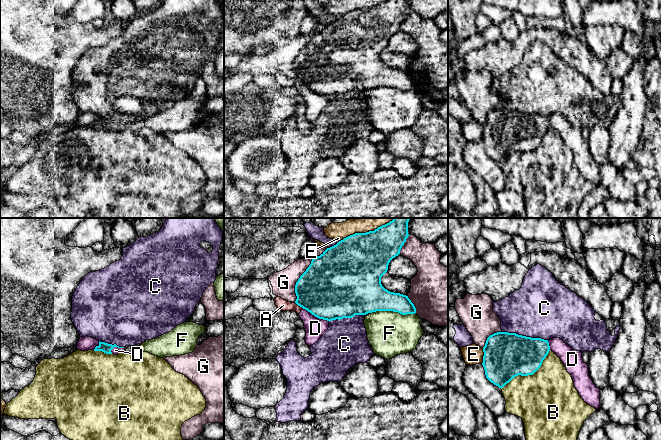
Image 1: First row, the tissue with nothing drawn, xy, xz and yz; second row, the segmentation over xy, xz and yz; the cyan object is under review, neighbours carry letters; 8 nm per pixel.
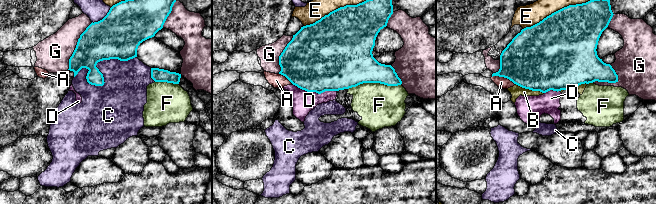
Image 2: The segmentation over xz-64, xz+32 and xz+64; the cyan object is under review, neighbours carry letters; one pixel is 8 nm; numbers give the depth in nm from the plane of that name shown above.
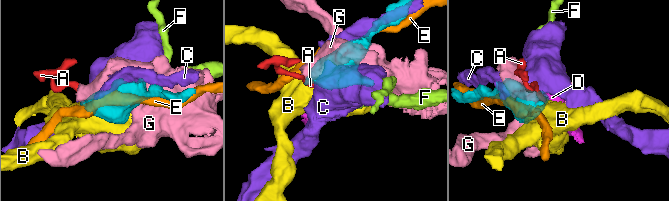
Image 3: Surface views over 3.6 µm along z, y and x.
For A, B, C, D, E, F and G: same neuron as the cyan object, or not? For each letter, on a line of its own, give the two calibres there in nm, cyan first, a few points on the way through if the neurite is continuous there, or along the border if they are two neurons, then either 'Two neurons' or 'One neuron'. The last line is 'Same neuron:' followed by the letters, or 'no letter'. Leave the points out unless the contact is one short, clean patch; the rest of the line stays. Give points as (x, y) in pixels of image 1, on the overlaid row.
A: Thickness 440 nm (cyan) against 90 nm. Boundary: xz (295, 302), (303, 308). Two neurons
B: Thickness 360 nm (cyan) against 460 nm. Two neurons
C: Thickness 360 nm (cyan) against 460 nm. Two neurons
D: Thickness 480 nm (cyan) against 160 nm. Boundary: xz (303, 308), (315, 316), (328, 321). Two neurons
E: Thickness 360 nm (cyan) against 160 nm. Two neurons
F: Thickness 300 nm (cyan) against 360 nm. Boundary: xz (415, 312), (400, 314), (392, 311), (372, 311), (370, 313). Two neurons
G: Thickness 480 nm (cyan) against 190 nm. Two neurons
Same neuron: no letter

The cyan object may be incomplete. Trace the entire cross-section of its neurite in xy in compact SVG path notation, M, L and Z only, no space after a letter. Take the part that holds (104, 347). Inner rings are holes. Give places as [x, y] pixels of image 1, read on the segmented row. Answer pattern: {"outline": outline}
{"outline": "M99 341L99 345L95 347L94 351L102 351L106 354L112 354L111 350L114 347L123 348L123 347L117 346L116 344L112 345L112 344L108 344L108 343Z"}

